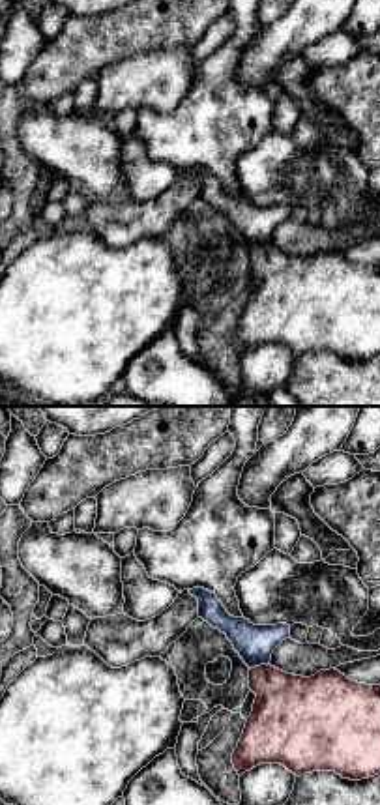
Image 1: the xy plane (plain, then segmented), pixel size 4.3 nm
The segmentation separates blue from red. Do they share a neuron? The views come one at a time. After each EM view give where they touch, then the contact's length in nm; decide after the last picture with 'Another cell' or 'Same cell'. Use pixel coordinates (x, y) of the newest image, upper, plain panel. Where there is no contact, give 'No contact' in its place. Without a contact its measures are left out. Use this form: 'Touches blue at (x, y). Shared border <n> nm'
Touches blue at (259, 246). Shared border 80 nm

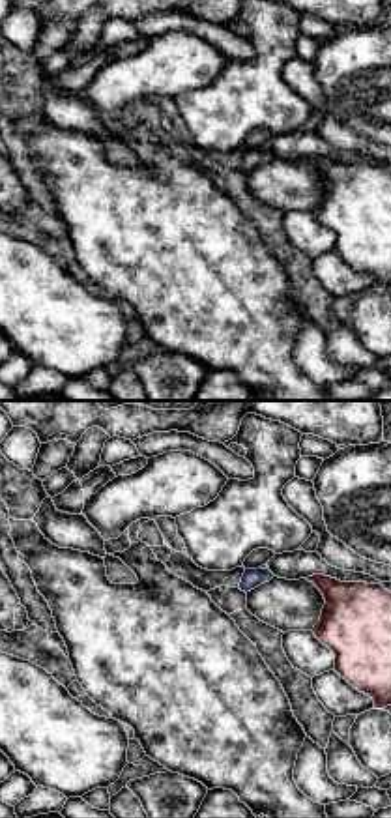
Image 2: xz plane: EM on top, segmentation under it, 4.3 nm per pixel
Touches blue at (264, 150). Shared border 40 nm

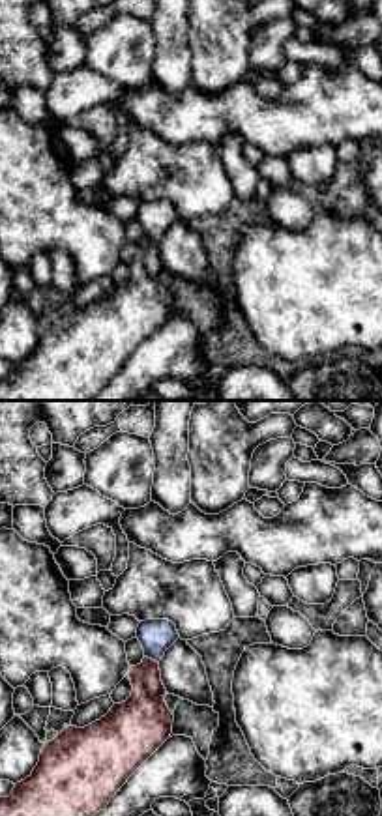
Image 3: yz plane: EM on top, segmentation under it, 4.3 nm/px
Touches blue at (152, 240). Shared border 70 nm

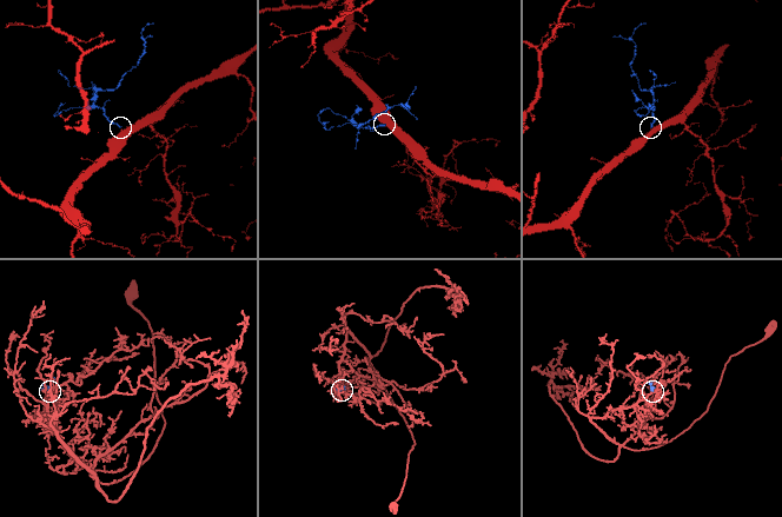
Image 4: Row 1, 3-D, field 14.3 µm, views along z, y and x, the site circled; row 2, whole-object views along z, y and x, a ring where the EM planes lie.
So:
Another cell

